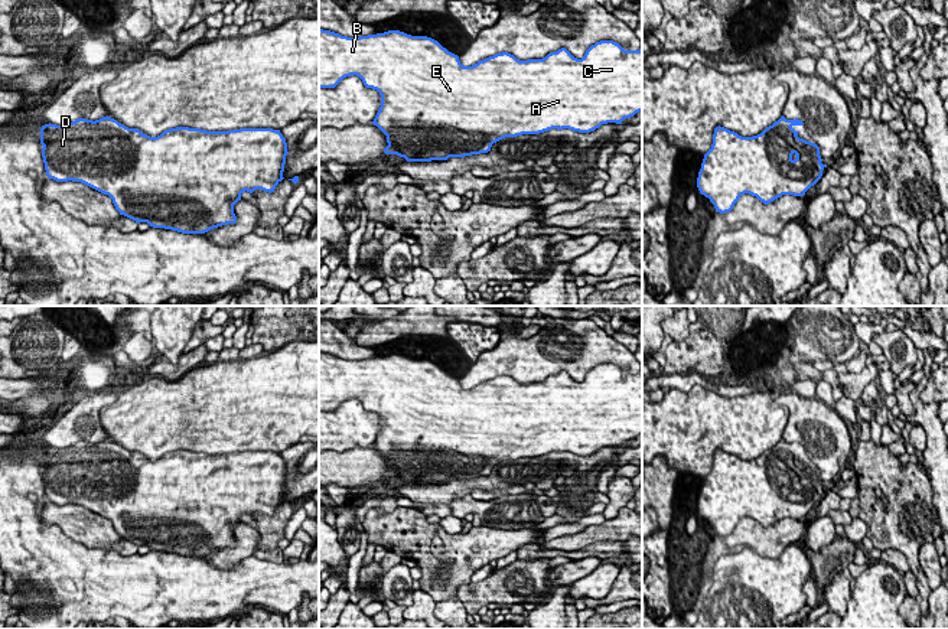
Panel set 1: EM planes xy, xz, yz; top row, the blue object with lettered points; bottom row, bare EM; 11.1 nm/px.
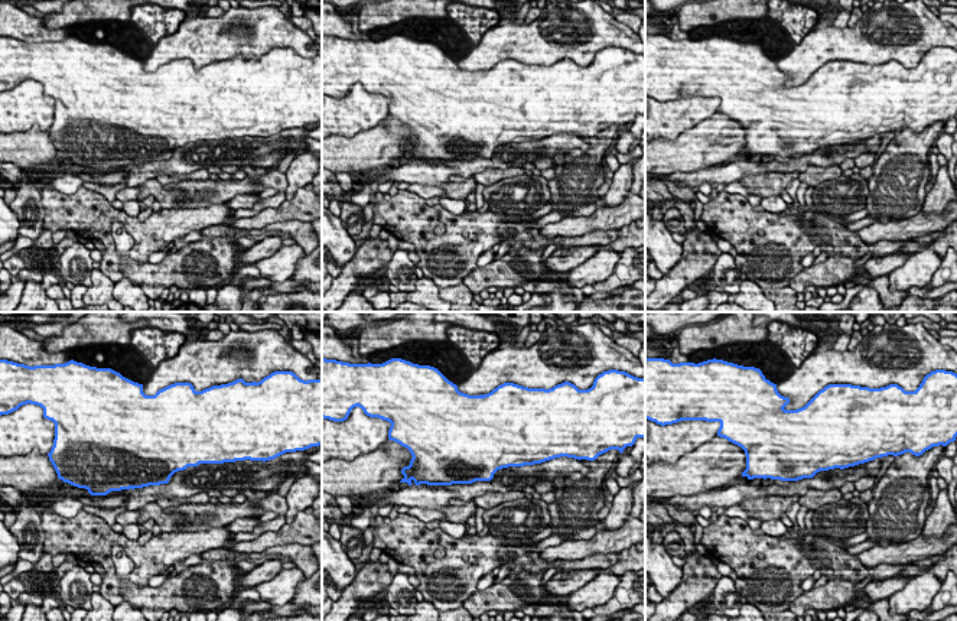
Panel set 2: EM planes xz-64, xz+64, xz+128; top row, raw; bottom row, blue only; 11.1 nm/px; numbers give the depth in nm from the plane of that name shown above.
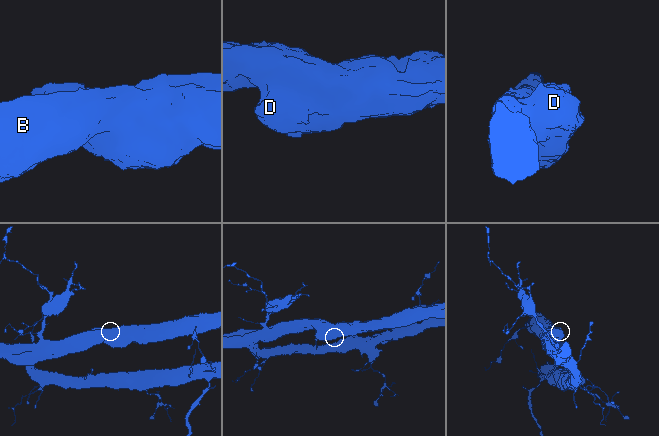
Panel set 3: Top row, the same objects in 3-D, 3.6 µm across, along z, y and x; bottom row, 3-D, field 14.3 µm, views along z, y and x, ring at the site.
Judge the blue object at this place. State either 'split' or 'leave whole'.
leave whole

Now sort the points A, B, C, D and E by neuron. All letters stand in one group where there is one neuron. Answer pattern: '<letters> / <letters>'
A B C D E

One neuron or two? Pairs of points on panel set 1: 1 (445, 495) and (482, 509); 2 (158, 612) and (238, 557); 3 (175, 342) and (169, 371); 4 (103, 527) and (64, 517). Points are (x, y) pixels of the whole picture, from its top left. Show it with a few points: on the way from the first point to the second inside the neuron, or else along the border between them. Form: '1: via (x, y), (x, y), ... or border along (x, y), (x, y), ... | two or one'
1: border along (469, 494), (456, 496), (448, 504) | two
2: border along (251, 556), (231, 567), (214, 567), (198, 557) | two
3: border along (183, 354), (175, 364), (160, 358) | two
4: via (93, 527), (85, 527), (74, 520) | one

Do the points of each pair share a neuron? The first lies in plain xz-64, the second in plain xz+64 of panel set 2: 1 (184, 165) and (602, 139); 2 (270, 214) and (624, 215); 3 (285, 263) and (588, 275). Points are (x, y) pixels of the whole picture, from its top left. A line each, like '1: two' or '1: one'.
1: two
2: one
3: one

